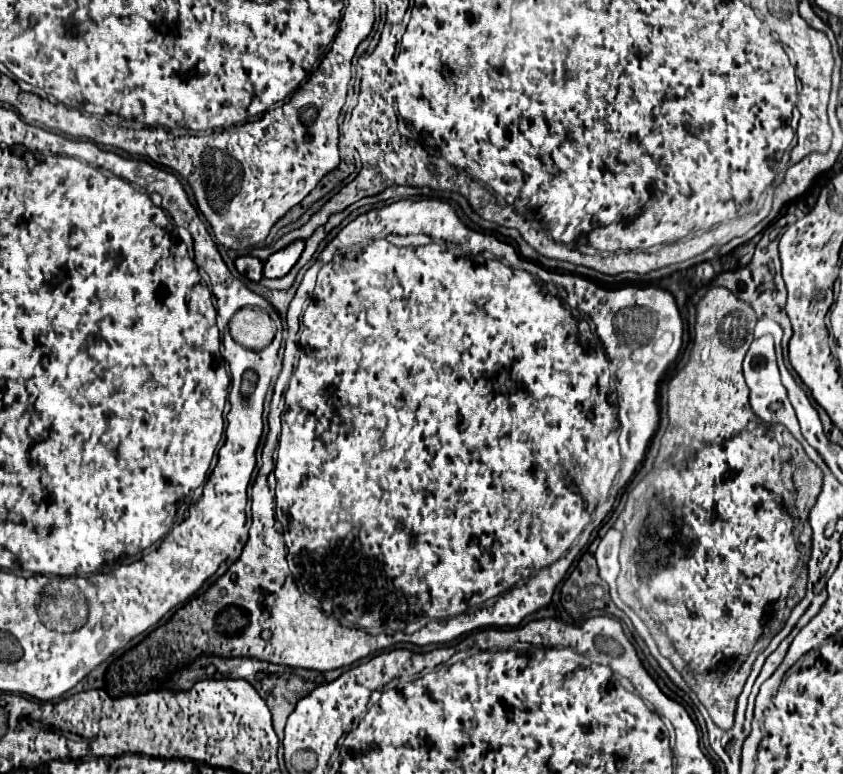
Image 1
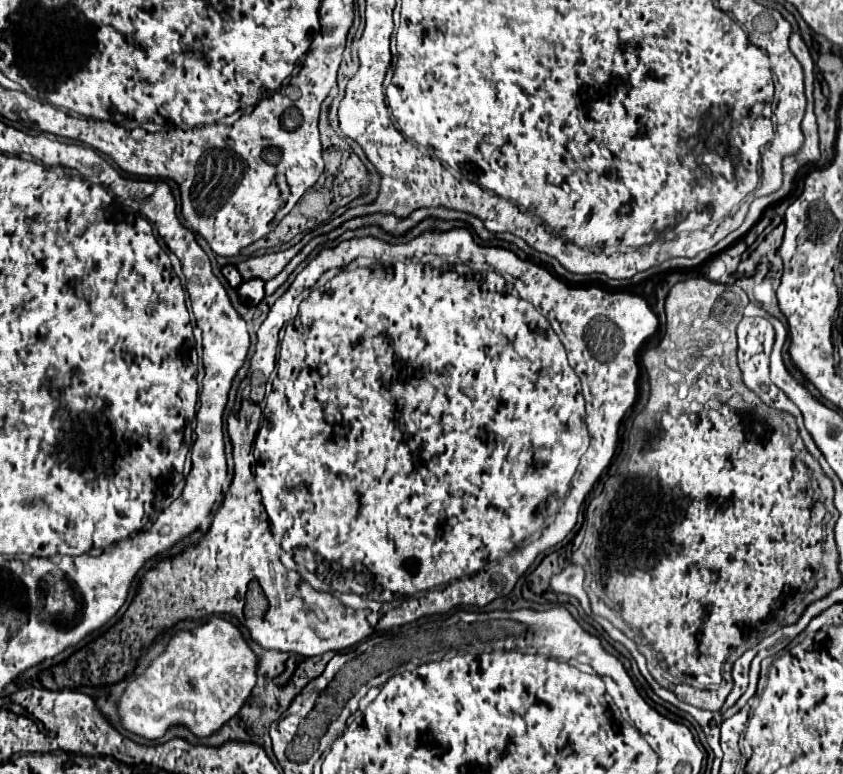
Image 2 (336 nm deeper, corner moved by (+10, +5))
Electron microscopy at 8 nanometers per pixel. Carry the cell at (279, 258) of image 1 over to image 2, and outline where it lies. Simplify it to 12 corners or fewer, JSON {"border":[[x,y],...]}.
{"border":[[249,279],[239,285],[245,303],[265,297],[265,281]]}

